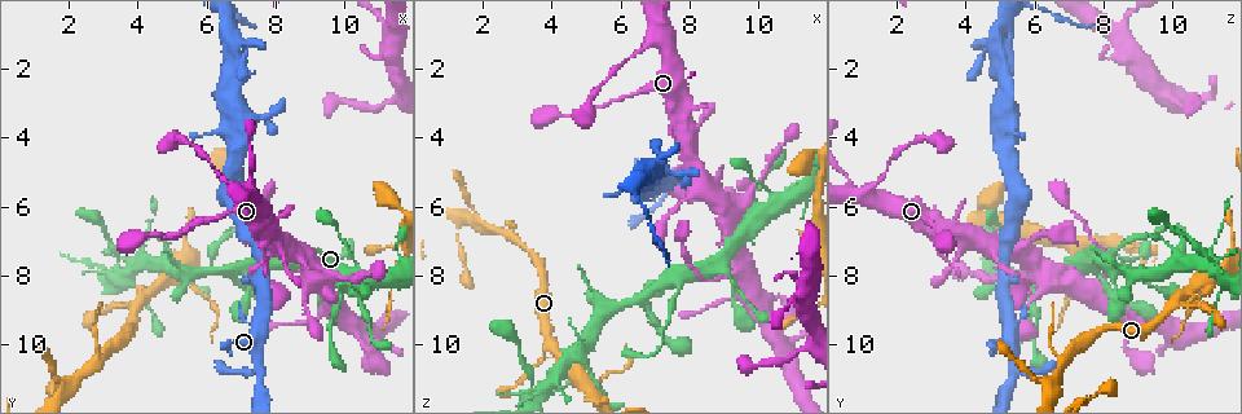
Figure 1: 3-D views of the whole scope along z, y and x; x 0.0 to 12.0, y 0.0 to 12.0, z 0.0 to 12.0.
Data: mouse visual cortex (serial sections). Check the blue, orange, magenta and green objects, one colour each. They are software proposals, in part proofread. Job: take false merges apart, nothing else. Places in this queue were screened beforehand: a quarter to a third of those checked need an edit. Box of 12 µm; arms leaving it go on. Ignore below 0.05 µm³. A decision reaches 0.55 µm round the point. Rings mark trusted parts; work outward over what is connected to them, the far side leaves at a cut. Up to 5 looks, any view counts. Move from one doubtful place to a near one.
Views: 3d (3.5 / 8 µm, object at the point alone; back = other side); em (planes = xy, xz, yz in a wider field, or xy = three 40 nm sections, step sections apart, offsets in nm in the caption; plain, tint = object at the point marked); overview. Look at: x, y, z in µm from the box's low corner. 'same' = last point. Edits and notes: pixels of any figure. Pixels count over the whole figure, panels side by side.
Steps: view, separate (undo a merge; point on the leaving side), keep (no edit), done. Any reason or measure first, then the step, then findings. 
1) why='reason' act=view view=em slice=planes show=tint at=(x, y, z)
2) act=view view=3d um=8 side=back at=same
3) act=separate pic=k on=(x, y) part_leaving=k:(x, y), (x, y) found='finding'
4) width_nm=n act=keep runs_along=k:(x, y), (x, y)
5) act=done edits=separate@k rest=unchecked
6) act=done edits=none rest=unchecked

why='narrows sharply' act=view view=em slice=xy step=3 show=tint at=(7.2, 1.8, 4.5)

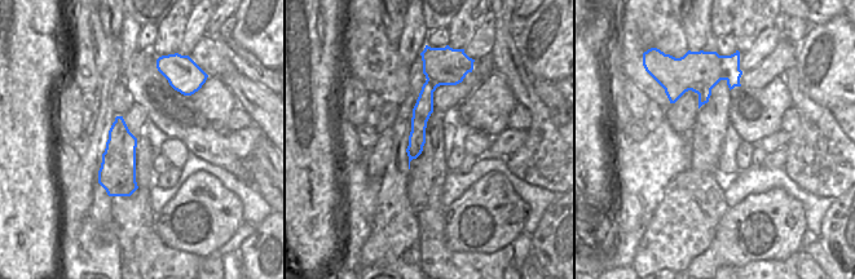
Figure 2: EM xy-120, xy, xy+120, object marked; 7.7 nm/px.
why='wider look' act=view view=3d um=3.5 at=same

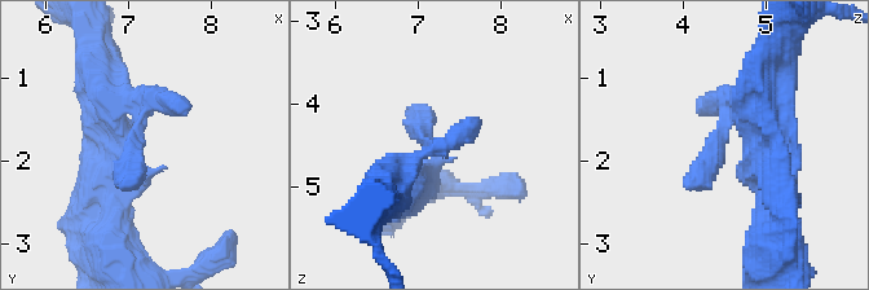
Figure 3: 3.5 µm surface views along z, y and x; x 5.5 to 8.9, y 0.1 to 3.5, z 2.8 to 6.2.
width_nm=140 act=keep runs_along=2:(453, 76), (427, 91), (411, 155) found='one cell here'

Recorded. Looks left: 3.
why='small branch off a trunk' act=view view=3d um=8 at=(2.0, 11.4, 6.6)

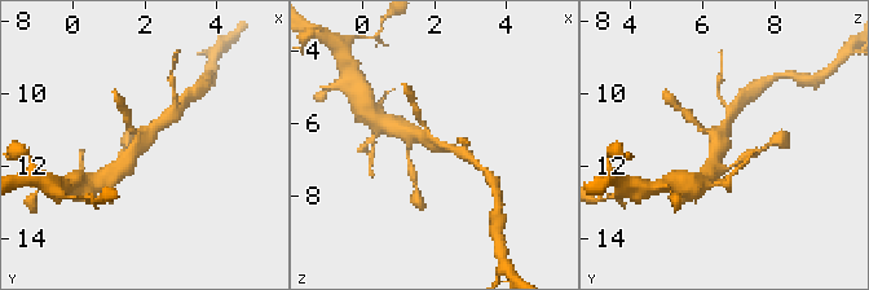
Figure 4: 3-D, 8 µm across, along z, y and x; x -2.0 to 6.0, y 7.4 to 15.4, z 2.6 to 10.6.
why='zoom in' act=view view=3d um=3.5 at=(2.0, 11.4, 6.5)

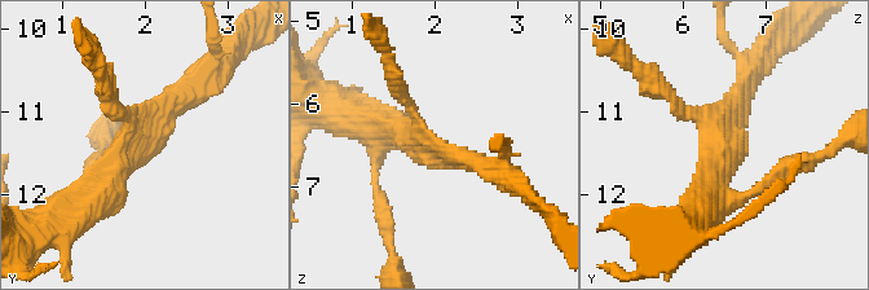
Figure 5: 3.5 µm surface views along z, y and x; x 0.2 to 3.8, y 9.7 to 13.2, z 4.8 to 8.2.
arms=3 arm_widths_nm=150,250,400 act=view view=em slice=xy step=3 show=tint at=(2.00, 11.25, 6.55)

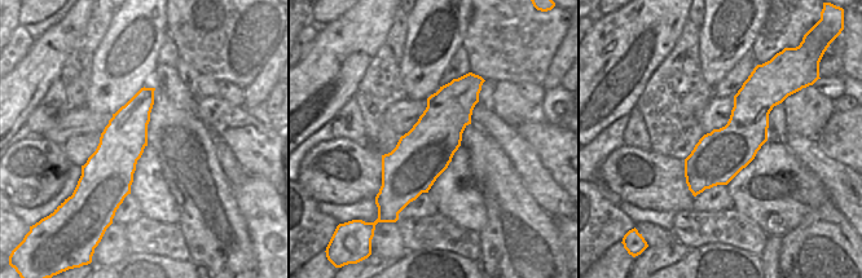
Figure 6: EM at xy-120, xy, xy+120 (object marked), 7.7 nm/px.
act=keep runs_along=5:(203, 77), (163, 109), (92, 192) found='all the same cell'

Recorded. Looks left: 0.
act=done edits=none rest=unchecked

